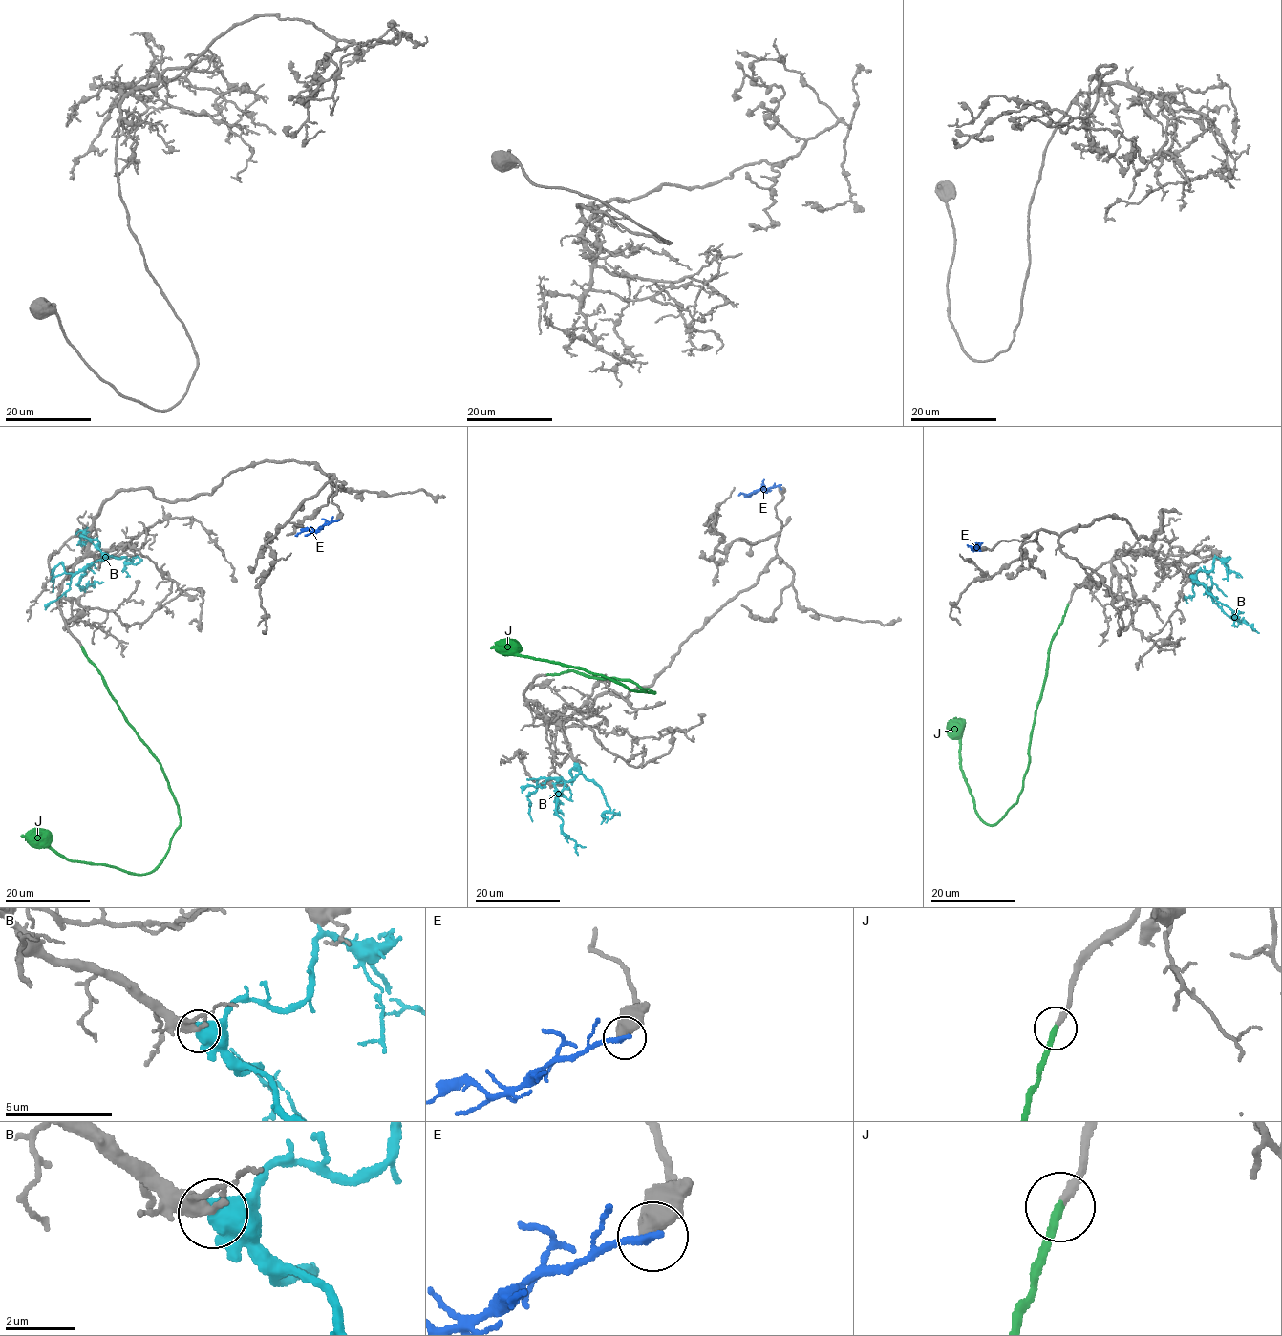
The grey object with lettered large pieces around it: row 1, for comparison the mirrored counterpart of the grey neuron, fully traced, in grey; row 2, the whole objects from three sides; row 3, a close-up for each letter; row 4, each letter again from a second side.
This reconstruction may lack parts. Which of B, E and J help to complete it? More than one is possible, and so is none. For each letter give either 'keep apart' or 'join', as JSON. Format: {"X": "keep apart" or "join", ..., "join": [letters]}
{"B": "keep apart", "E": "keep apart", "J": "join", "join": ["J"]}

